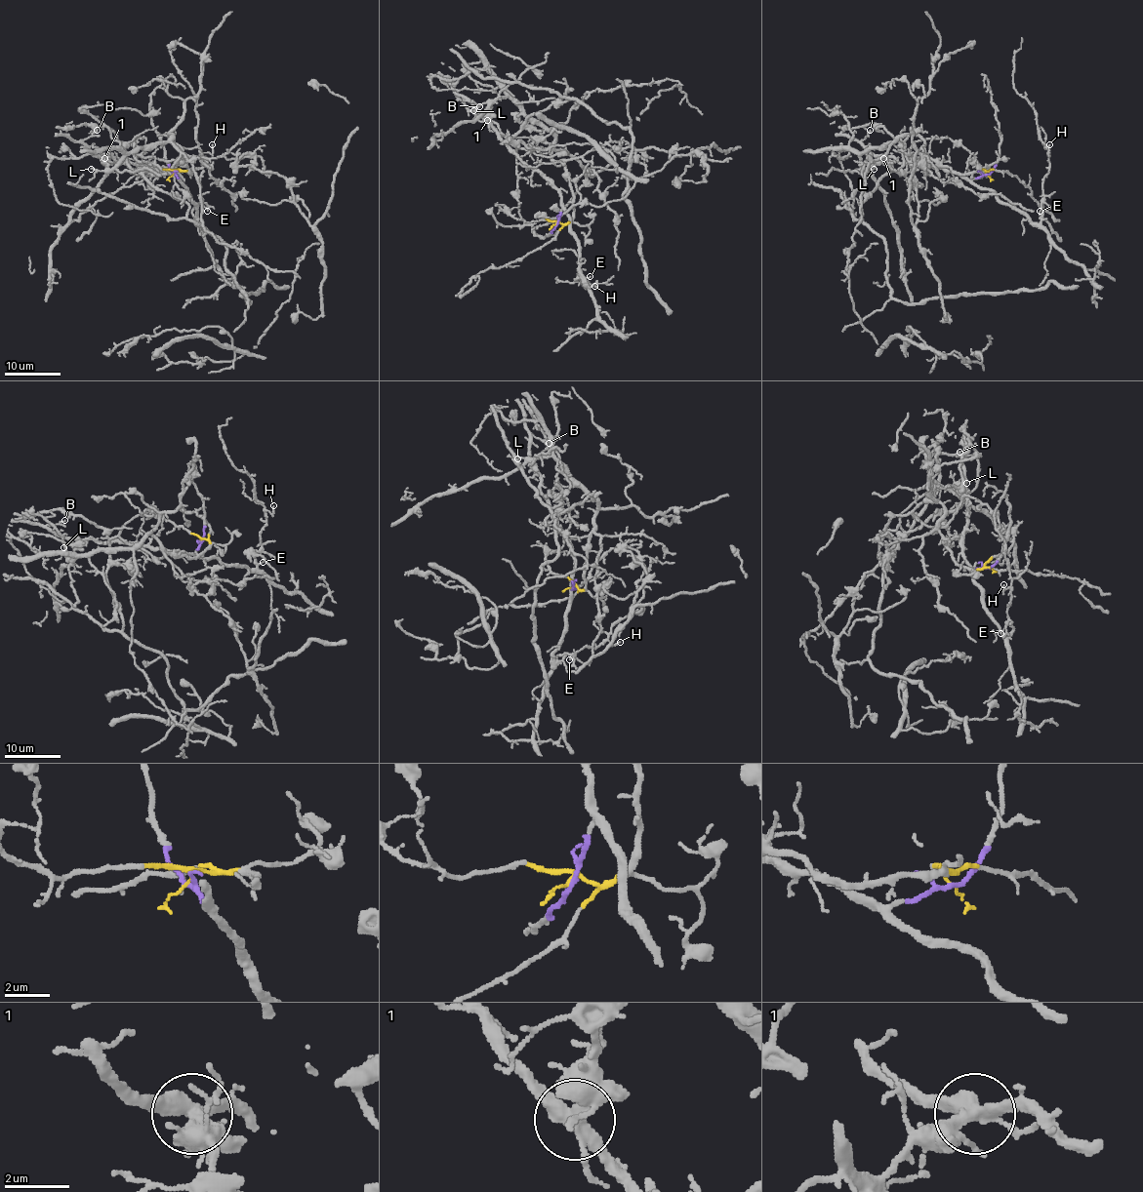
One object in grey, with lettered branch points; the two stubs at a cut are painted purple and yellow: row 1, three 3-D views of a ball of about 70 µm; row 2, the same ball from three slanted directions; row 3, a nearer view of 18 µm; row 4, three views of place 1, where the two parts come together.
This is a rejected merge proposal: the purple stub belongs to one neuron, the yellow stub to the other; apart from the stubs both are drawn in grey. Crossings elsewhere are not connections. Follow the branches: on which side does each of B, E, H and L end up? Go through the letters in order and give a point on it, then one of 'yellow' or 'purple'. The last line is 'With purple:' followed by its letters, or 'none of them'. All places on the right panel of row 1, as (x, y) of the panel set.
B: place (870, 130); purple
E: place (1040, 211); purple
H: place (1049, 144); purple
L: place (874, 169); yellow
With purple: B, E, H

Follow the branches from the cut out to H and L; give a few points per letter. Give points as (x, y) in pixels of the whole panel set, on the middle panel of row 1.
H: (556, 223), (562, 208), (568, 227), (578, 240), (579, 275), (575, 279), (581, 278), (585, 285), (594, 286)
L: (556, 223), (571, 219), (574, 192), (565, 163), (551, 155), (554, 136), (508, 97), (481, 103), (473, 110)

